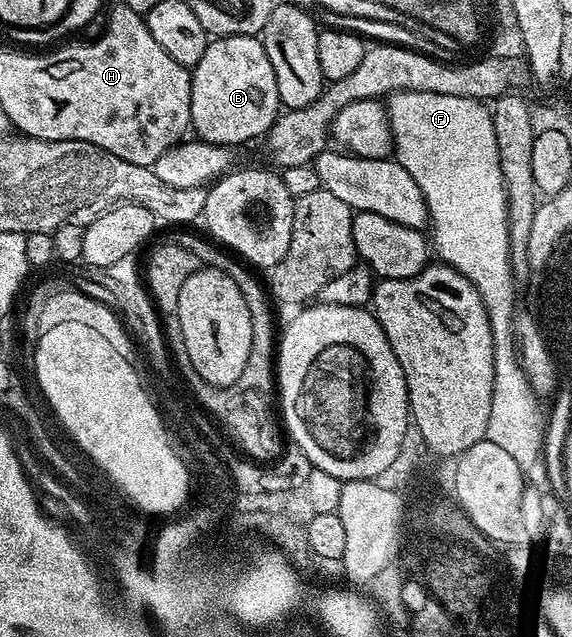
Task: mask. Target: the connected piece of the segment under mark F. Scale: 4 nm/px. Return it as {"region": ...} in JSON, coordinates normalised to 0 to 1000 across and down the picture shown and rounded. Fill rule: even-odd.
{"region":[[[699,141],[678,154],[678,177],[682,182],[682,206],[689,214],[687,246],[706,264],[713,264],[713,276],[727,283],[731,305],[745,316],[745,330],[752,334],[752,349],[759,353],[759,374],[755,367],[755,392],[767,407],[778,408],[785,416],[802,422],[820,436],[823,446],[839,458],[846,471],[846,484],[853,490],[853,502],[860,515],[860,553],[864,554],[864,601],[860,603],[860,633],[865,636],[865,651],[850,651],[850,686],[848,692],[869,697],[878,708],[888,710],[902,728],[909,728],[914,741],[927,741],[948,724],[948,689],[951,686],[951,644],[946,644],[944,626],[934,617],[932,609],[923,603],[923,590],[916,590],[916,578],[906,570],[906,545],[899,527],[899,441],[902,432],[897,418],[892,414],[892,372],[888,370],[888,320],[885,319],[885,290],[874,264],[874,239],[867,223],[867,207],[860,198],[860,177],[848,159],[832,154],[813,154],[811,151],[776,151],[769,144],[734,144],[733,141]]]}

